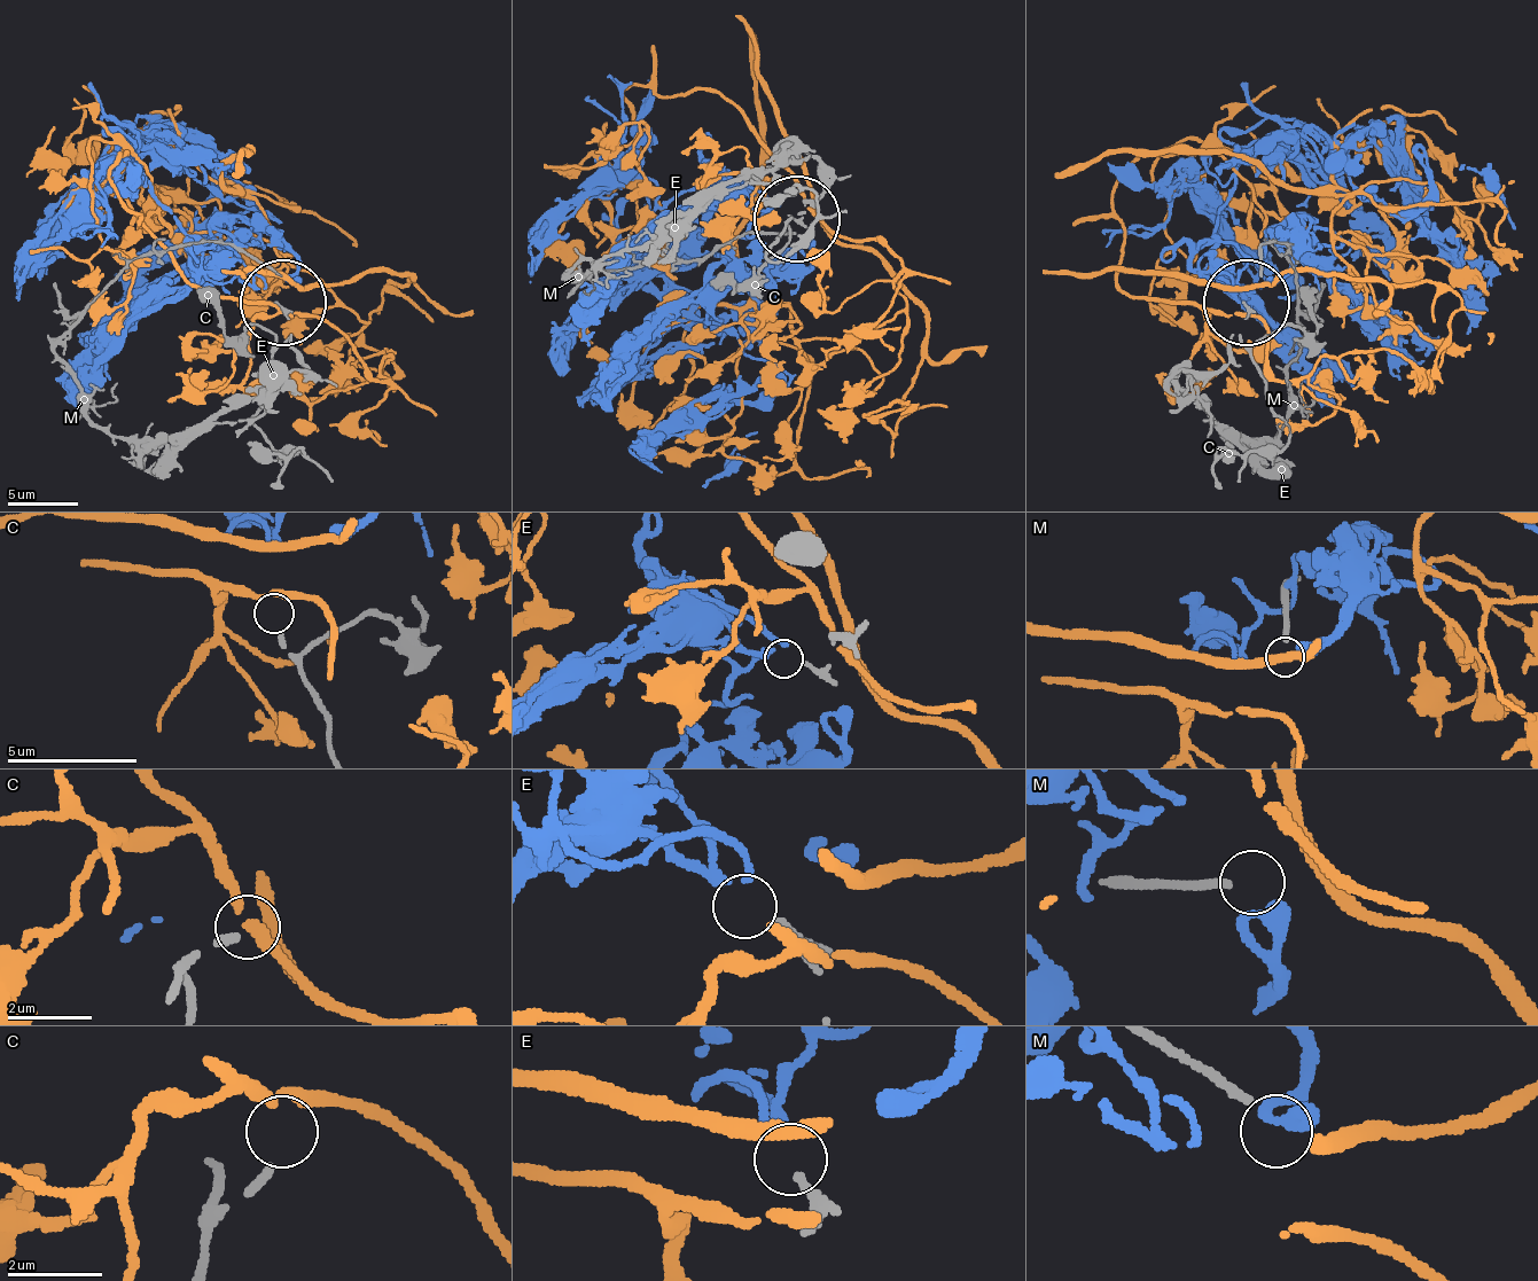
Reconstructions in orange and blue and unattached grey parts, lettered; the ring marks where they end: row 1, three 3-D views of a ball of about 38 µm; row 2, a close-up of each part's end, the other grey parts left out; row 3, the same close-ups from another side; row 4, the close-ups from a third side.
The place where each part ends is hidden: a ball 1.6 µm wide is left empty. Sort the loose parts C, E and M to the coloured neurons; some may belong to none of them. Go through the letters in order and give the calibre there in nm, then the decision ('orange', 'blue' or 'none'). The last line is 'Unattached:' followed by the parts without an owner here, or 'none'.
C: 170 nm thick; orange
E: 170 nm thick; blue
M: 180 nm thick; none
Unattached: M

